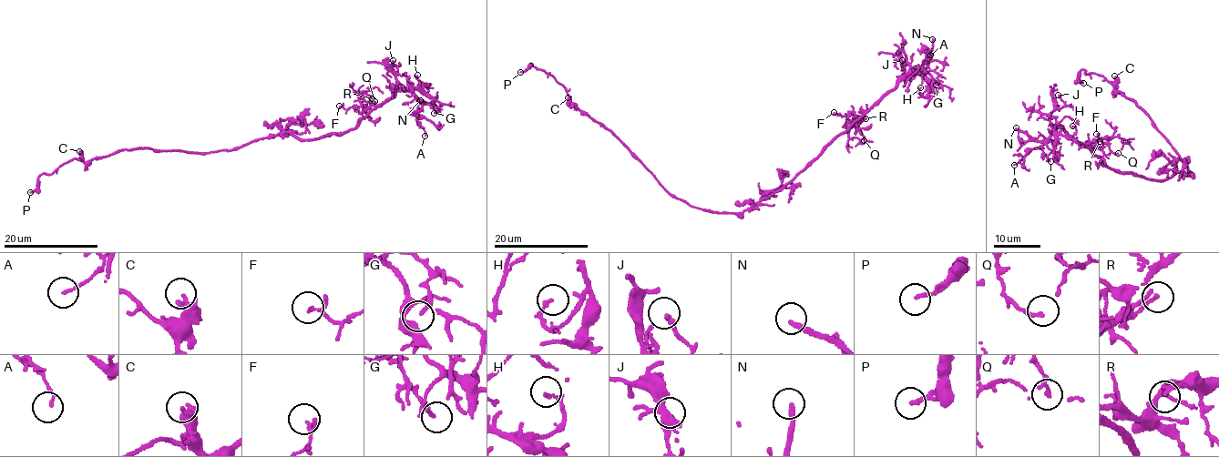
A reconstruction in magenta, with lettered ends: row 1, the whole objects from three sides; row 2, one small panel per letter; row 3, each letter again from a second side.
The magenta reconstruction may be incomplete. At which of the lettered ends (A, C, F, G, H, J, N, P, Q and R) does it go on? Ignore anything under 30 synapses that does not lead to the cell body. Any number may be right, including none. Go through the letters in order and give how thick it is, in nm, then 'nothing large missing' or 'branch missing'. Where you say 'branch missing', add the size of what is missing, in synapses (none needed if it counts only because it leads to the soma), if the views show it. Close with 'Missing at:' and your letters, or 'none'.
A: calibre 120 nm; nothing large missing
C: calibre 320 nm; nothing large missing
F: calibre 130 nm; nothing large missing
G: calibre 190 nm; nothing large missing
H: calibre 180 nm; nothing large missing
J: calibre 240 nm; nothing large missing
N: calibre 240 nm; branch missing
P: calibre 180 nm; nothing large missing
Q: calibre 180 nm; nothing large missing
R: calibre 200 nm; nothing large missing
Missing at: N

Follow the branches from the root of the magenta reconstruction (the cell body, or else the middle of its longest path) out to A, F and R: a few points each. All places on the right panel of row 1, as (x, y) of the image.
A: (1190, 176), (1177, 172), (1160, 182), (1124, 174), (1105, 166), (1091, 149), (1058, 127), (1041, 146), (1014, 165)
F: (1190, 176), (1177, 172), (1160, 182), (1106, 167), (1101, 157), (1091, 152), (1098, 137), (1096, 134)
R: (1190, 176), (1177, 172), (1160, 182), (1124, 174), (1105, 166), (1091, 152), (1107, 138), (1100, 141)

